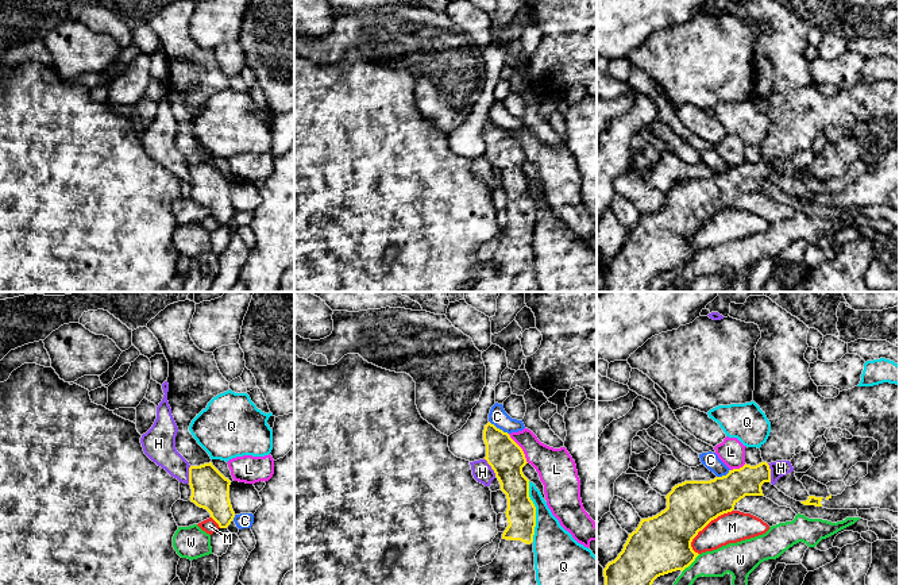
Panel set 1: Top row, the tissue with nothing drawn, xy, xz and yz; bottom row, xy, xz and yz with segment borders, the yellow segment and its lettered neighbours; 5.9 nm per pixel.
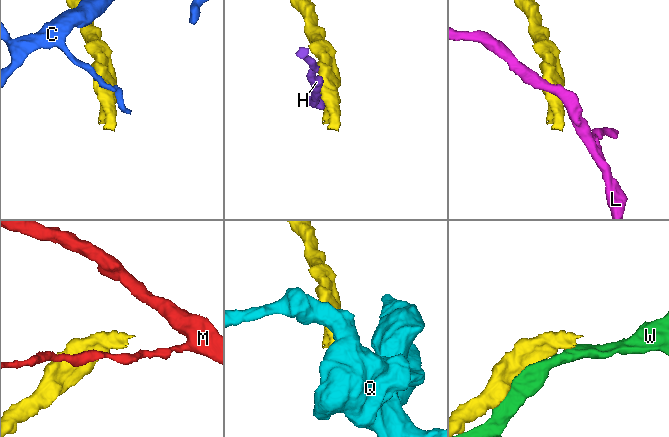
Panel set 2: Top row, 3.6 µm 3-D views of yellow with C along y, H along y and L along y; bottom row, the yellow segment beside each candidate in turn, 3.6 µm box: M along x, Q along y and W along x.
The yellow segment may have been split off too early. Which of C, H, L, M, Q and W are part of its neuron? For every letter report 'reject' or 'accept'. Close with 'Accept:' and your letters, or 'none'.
C: reject
H: reject
L: reject
M: reject
Q: reject
W: reject
Accept: none

